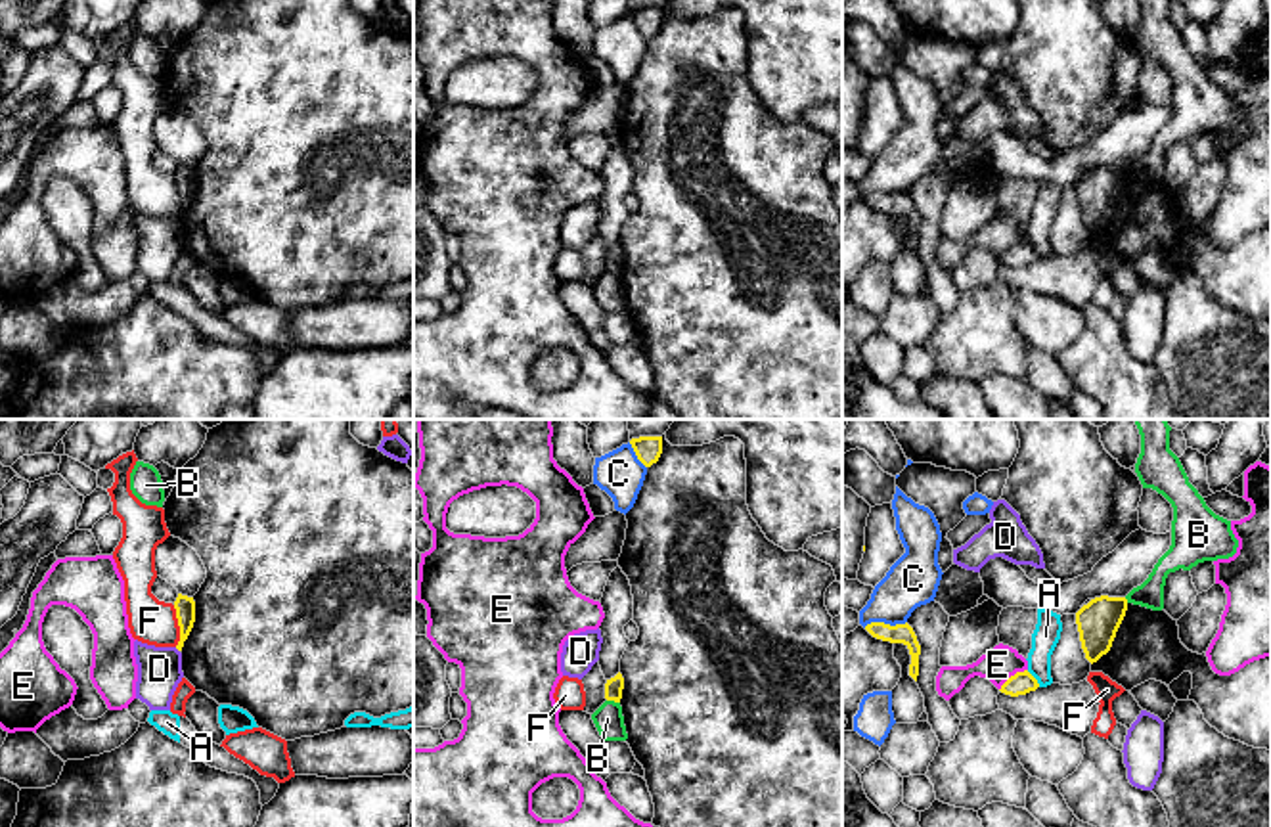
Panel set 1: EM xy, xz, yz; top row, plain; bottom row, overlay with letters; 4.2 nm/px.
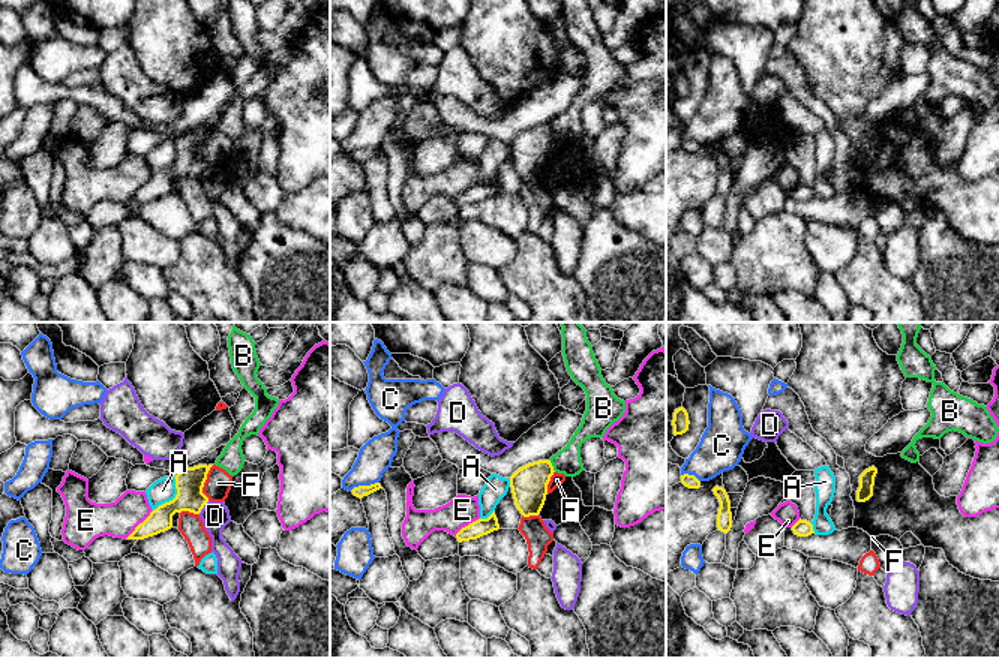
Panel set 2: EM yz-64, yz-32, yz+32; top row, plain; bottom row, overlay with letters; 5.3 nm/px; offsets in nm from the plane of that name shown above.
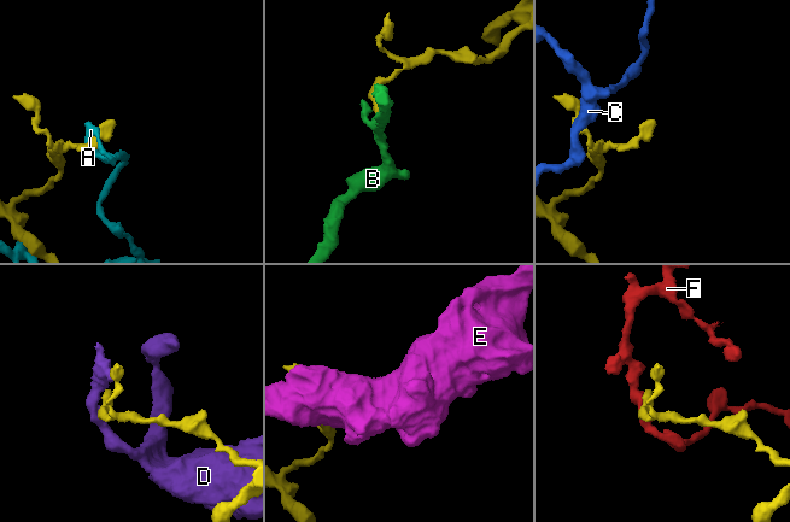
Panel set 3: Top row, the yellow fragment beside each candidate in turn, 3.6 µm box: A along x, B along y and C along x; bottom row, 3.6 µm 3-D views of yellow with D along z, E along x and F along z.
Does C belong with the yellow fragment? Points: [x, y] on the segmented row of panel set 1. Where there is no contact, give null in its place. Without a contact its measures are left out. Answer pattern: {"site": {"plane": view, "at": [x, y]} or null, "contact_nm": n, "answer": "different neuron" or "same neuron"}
{"site": {"plane": "yz", "at": [885, 625]}, "contact_nm": 190, "answer": "different neuron"}

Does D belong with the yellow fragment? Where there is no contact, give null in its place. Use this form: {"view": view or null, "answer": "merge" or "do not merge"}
{"view": null, "answer": "do not merge"}

